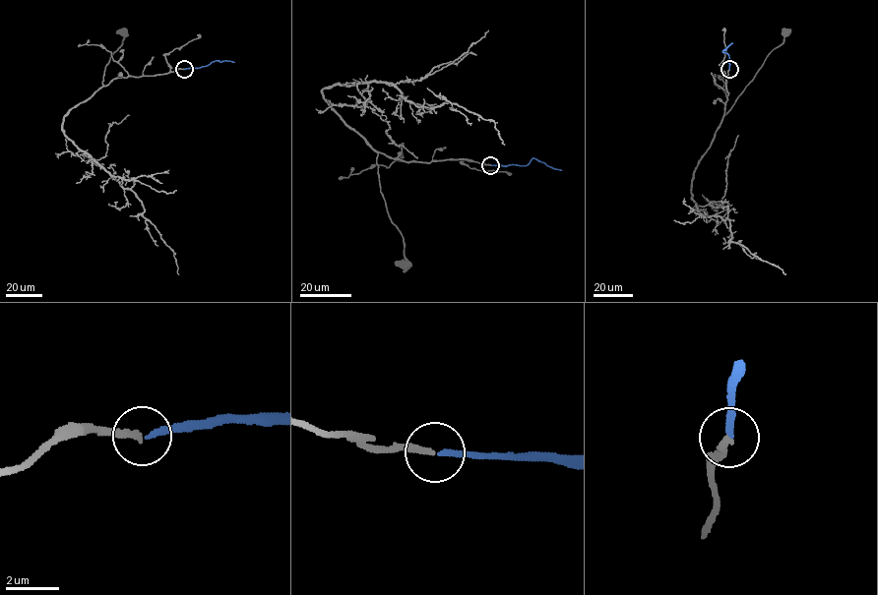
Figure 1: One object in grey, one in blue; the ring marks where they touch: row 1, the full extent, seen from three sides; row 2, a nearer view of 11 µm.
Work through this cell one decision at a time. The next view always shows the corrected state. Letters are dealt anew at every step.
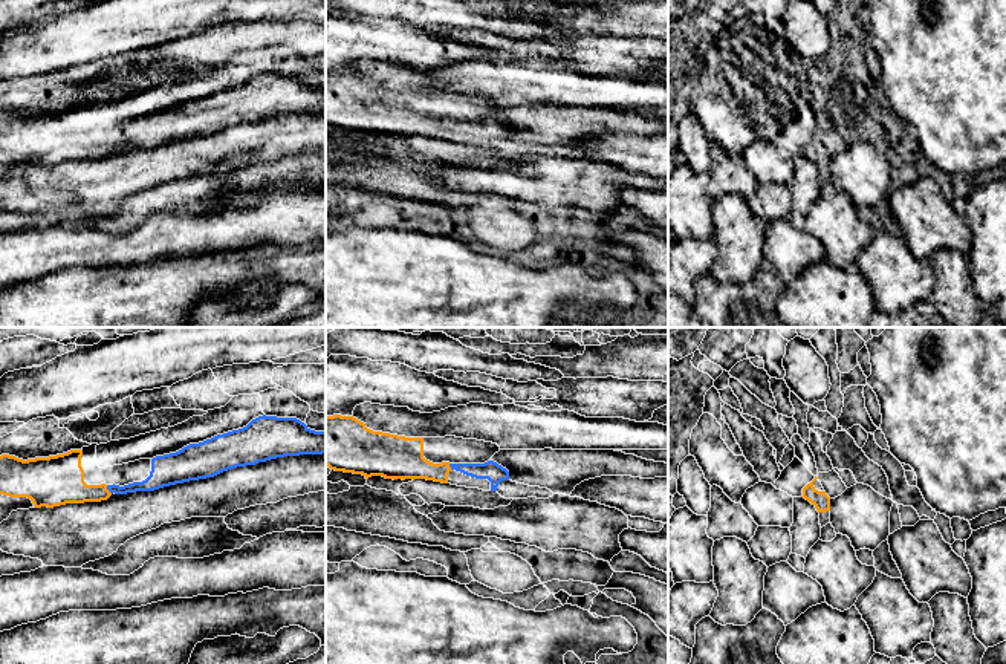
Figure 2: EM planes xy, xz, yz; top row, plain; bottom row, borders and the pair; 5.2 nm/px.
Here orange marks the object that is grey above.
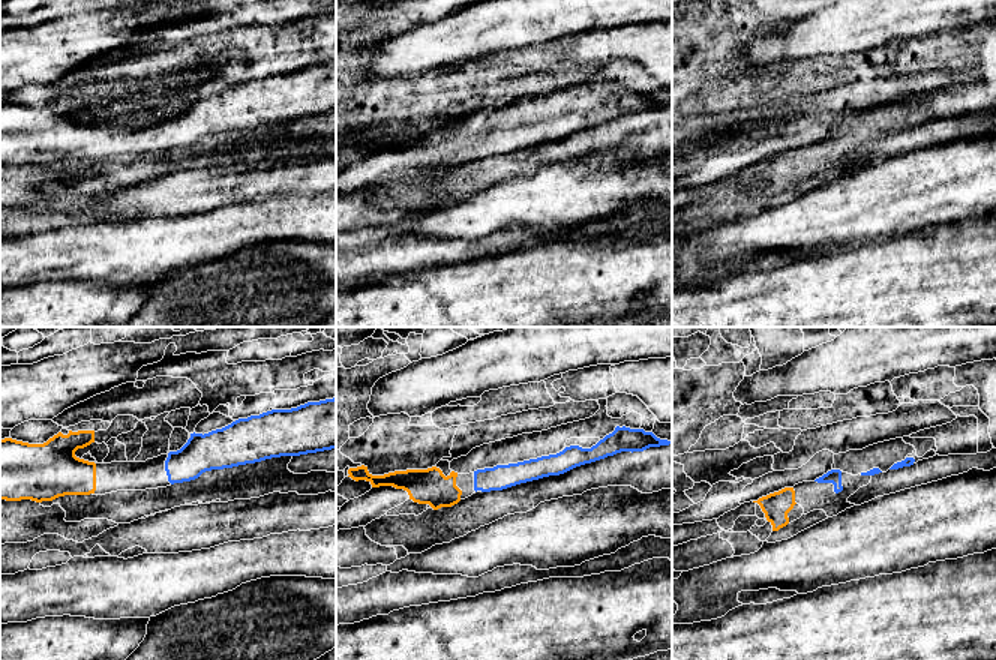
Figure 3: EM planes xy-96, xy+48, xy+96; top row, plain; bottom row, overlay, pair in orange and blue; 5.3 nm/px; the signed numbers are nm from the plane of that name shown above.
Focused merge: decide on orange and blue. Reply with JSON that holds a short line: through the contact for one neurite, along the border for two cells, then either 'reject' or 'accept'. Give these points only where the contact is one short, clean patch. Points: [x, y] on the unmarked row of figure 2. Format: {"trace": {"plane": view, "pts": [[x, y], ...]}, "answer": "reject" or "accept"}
{"trace": {"plane": "xy", "pts": [[61, 135], [77, 149], [107, 147], [124, 147], [153, 139]]}, "answer": "accept"}

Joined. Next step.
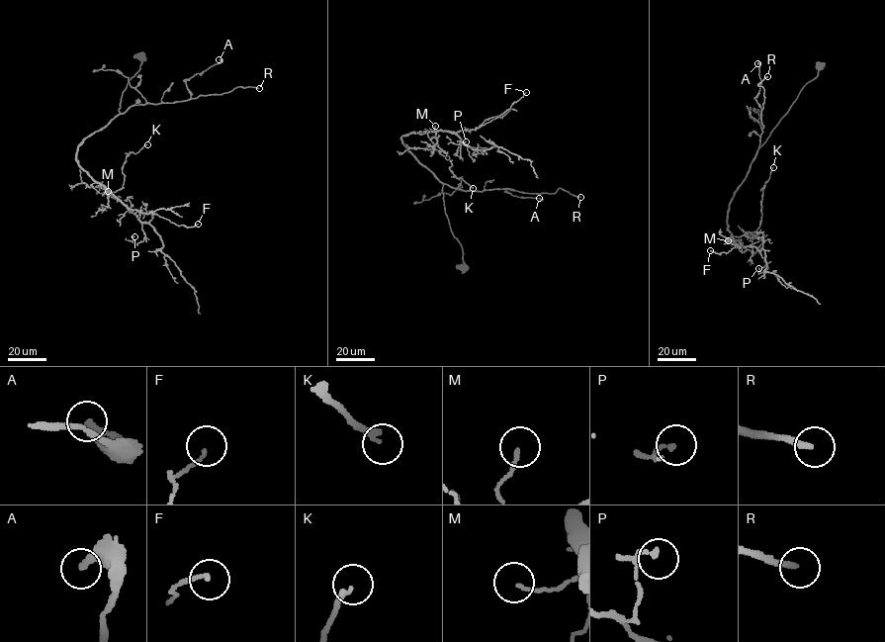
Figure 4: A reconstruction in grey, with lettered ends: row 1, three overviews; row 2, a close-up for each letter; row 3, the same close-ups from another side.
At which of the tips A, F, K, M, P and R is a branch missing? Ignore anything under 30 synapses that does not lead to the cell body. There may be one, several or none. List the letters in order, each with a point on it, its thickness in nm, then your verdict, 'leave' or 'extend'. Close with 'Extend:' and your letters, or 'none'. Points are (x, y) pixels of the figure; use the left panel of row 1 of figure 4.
A: place (219, 59); calibre 320 nm; leave
F: place (198, 224); calibre 120 nm; leave
K: place (147, 144); calibre 200 nm; leave
M: place (108, 191); calibre 110 nm; leave
P: place (134, 236); calibre 110 nm; leave
R: place (259, 88); calibre 200 nm; extend
Extend: R

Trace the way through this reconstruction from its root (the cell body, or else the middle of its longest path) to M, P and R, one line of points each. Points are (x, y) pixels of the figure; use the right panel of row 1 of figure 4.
M: (820, 67), (818, 74), (802, 88), (758, 148), (735, 192), (727, 218), (733, 239), (728, 240)
P: (820, 67), (758, 148), (729, 205), (728, 229), (736, 242), (760, 251), (768, 267), (764, 273), (758, 268)
R: (820, 67), (758, 149), (764, 89), (757, 84), (767, 76)

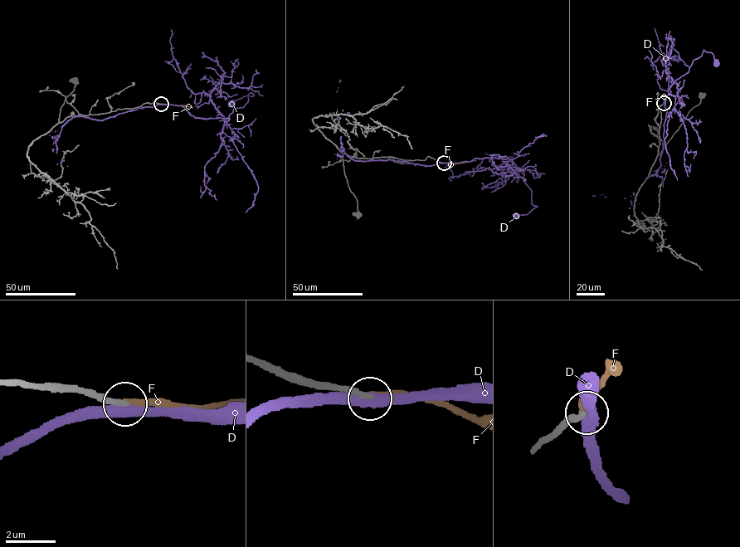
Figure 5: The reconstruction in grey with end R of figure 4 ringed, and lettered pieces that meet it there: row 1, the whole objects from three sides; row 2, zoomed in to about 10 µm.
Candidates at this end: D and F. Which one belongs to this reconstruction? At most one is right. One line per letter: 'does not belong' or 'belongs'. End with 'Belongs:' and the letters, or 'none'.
D: does not belong
F: does not belong
Belongs: none

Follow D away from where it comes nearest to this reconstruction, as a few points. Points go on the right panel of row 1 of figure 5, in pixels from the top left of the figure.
D: (664, 104), (668, 90), (687, 73), (693, 60), (699, 57), (703, 50), (713, 53), (715, 64)

